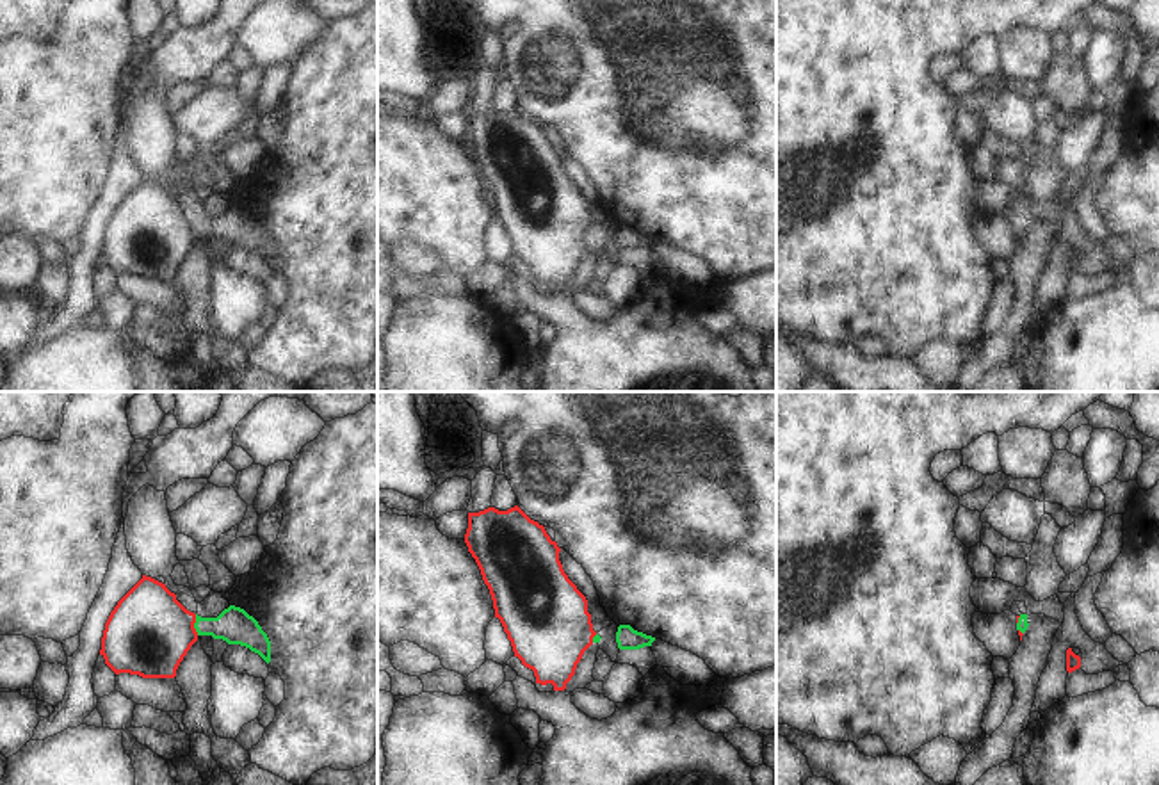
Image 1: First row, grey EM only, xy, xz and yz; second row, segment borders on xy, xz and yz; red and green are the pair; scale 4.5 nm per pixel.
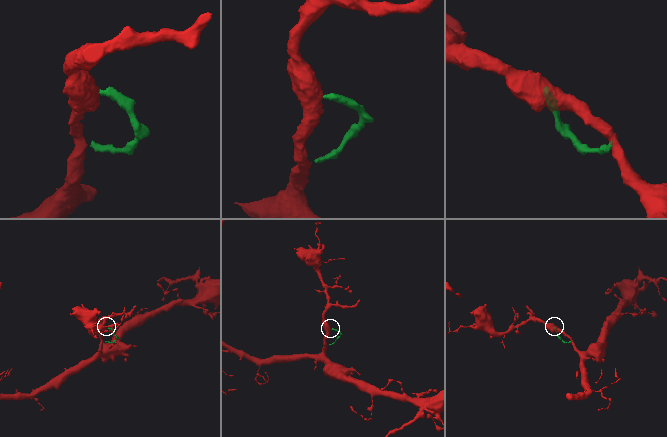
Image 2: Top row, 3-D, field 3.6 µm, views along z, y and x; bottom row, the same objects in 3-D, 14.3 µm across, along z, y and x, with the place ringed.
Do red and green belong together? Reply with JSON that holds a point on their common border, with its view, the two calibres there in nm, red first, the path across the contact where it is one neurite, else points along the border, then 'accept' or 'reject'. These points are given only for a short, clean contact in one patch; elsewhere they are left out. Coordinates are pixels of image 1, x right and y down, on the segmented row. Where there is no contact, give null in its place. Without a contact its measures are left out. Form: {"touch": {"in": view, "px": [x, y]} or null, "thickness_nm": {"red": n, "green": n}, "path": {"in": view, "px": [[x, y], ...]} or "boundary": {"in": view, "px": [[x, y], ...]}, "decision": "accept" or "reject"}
{"touch": {"in": "xy", "px": [193, 625]}, "thickness_nm": {"red": 380, "green": 160}, "boundary": {"in": "xy", "px": [[194, 615], [194, 631], [198, 634]]}, "decision": "reject"}

